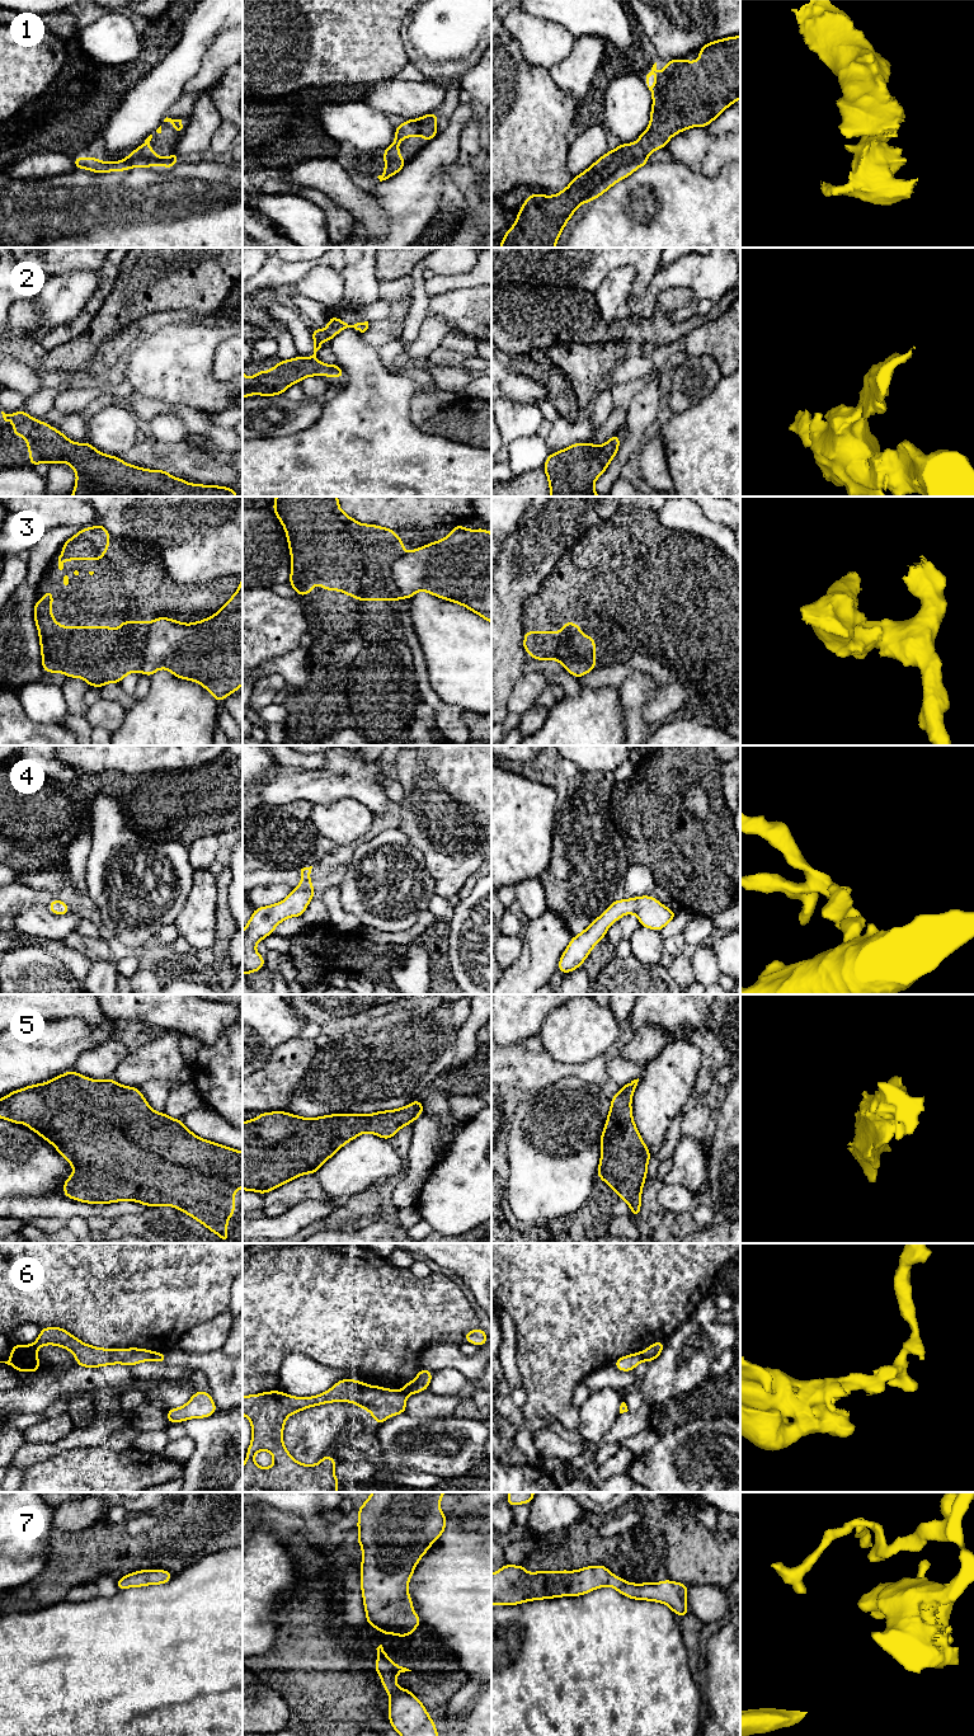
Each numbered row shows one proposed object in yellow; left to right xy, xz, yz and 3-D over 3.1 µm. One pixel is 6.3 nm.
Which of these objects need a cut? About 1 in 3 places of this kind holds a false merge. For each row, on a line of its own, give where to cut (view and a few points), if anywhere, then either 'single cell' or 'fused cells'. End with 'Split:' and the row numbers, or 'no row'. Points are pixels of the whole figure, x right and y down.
1: no cut; single cell
2: no cut; single cell
3: cut in yz along (558, 641), (567, 640), (579, 655), (594, 666); fused cells
4: no cut; single cell
5: no cut; single cell
6: cut in xy along (155, 1353), (151, 1359); fused cells
7: no cut; single cell
Split: 3, 6

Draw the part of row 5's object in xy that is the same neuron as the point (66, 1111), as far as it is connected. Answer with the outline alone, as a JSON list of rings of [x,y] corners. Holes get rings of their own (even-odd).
[[[72,1069],[44,1083],[30,1085],[8,1093],[3,1100],[0,1100],[0,1119],[9,1120],[13,1124],[25,1123],[28,1129],[34,1130],[39,1137],[50,1142],[57,1149],[58,1154],[66,1158],[69,1166],[74,1166],[75,1170],[72,1175],[63,1181],[63,1196],[86,1204],[110,1204],[131,1200],[149,1208],[163,1205],[174,1206],[198,1220],[211,1232],[216,1233],[222,1241],[229,1243],[230,1237],[227,1233],[227,1220],[235,1213],[235,1190],[243,1189],[243,1152],[202,1139],[192,1133],[180,1119],[173,1119],[165,1112],[154,1111],[137,1087],[119,1085],[112,1078],[103,1081],[91,1079]]]

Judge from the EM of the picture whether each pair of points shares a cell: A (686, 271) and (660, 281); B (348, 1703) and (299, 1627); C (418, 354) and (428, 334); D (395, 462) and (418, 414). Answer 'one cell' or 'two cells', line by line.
A: one cell
B: one cell
C: one cell
D: two cells

